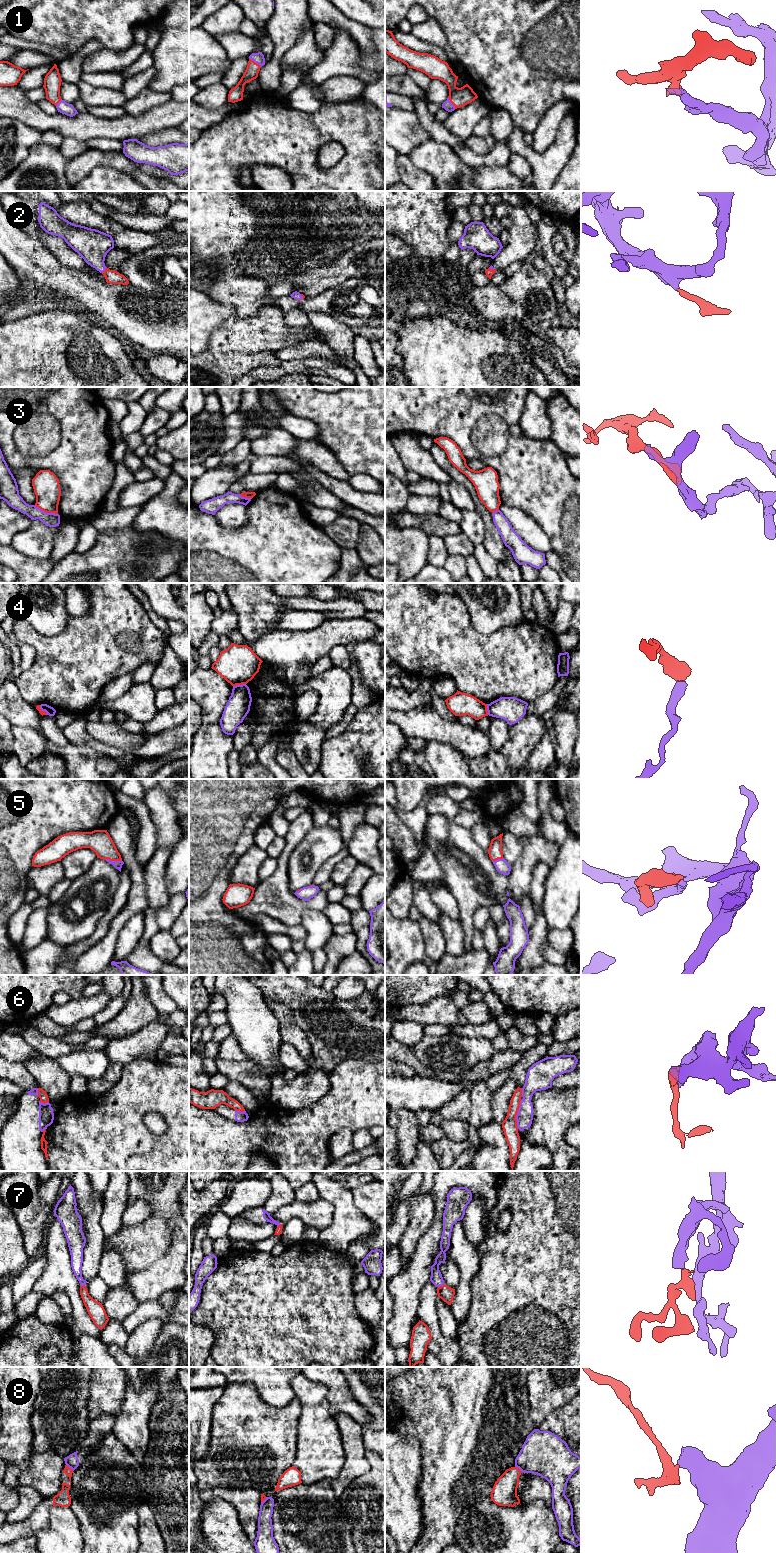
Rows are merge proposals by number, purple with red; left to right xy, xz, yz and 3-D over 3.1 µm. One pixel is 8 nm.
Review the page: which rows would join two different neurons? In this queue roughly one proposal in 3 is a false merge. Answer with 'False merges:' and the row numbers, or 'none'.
False merges: 3, 4, 6, 8

